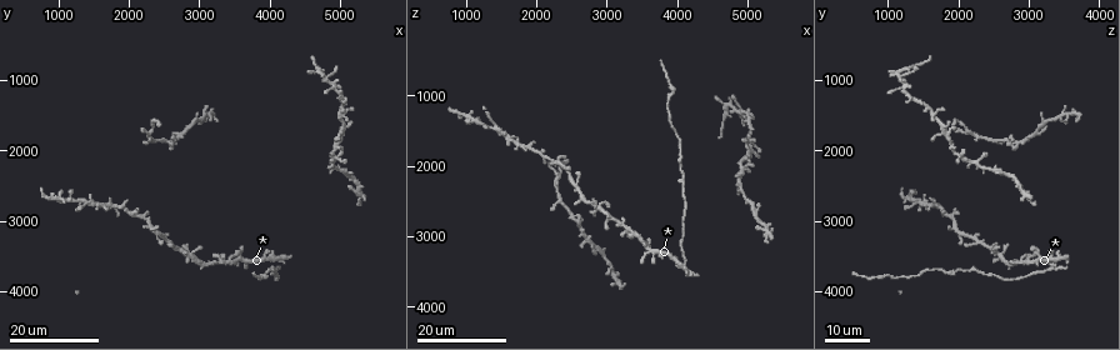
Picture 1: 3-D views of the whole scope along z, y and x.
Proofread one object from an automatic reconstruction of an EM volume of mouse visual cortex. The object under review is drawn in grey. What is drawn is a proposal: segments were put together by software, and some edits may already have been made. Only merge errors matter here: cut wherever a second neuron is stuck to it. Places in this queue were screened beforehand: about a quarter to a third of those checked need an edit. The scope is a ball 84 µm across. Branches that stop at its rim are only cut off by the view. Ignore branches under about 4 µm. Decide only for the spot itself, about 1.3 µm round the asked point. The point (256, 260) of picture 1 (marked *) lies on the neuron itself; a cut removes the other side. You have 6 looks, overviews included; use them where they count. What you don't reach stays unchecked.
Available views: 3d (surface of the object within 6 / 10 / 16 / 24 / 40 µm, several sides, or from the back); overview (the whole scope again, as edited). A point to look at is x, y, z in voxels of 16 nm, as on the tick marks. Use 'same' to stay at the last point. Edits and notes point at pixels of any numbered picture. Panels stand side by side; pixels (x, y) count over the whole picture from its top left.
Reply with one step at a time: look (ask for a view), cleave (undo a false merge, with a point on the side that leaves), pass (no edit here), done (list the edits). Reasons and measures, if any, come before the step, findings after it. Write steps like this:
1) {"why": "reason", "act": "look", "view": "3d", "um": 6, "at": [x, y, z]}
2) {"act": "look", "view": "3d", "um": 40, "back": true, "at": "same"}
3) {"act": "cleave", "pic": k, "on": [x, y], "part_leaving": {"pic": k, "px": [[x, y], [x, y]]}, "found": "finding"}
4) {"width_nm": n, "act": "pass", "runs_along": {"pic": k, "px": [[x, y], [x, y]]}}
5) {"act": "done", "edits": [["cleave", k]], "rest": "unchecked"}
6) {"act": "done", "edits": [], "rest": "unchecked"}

{"why": "two arms in line, one across", "act": "look", "view": "3d", "um": 16, "at": [2250, 1850, 2250]}

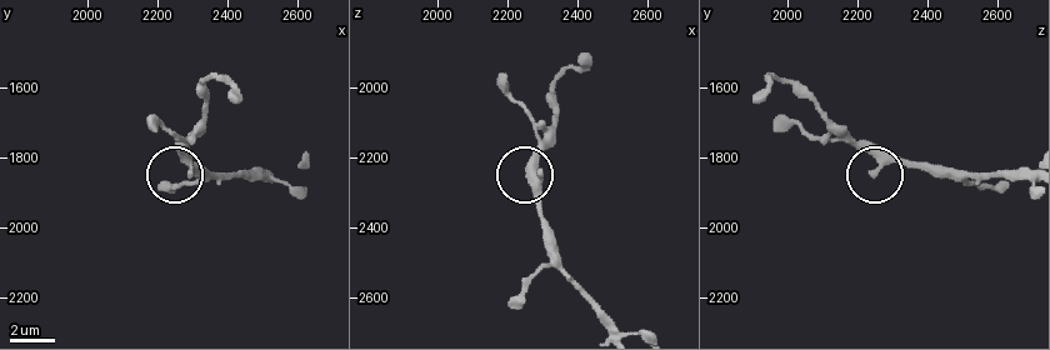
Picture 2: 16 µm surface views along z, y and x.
{"act": "look", "view": "3d", "um": 10, "at": [2280, 1800, 2290]}

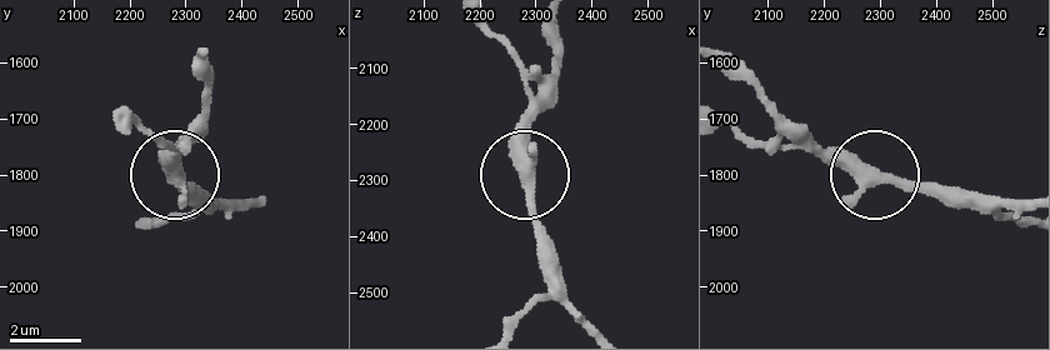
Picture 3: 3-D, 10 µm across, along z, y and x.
{"act": "look", "view": "3d", "um": 6, "at": [2280, 1800, 2290]}

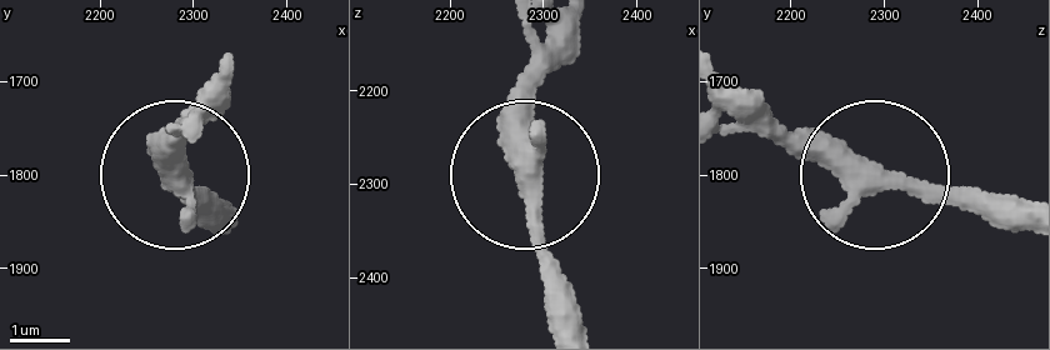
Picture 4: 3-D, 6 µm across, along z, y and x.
{"act": "pass", "found": "continuous, no second neuron"}

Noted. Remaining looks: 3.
{"why": "branch point", "act": "look", "view": "3d", "um": 16, "at": [2150, 2950, 1850]}

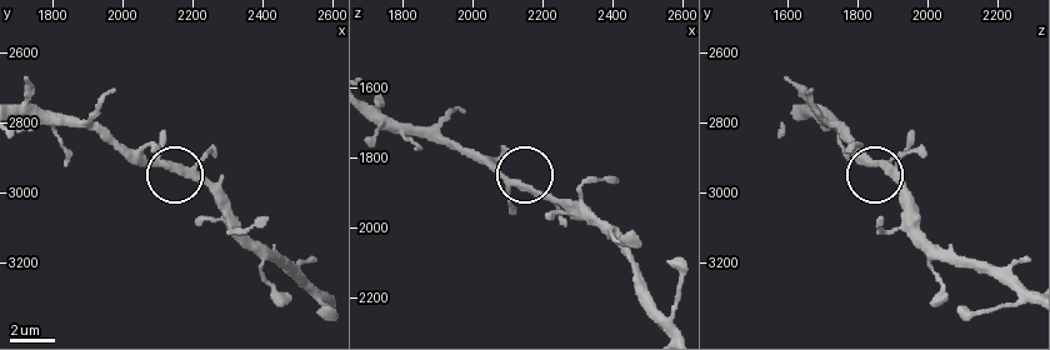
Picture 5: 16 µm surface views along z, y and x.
{"act": "look", "view": "3d", "um": 6, "at": [2090, 2910, 1870]}

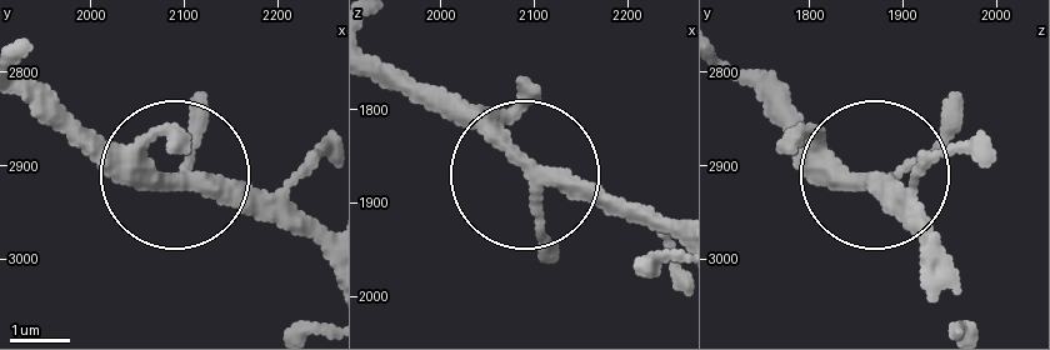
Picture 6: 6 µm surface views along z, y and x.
{"side_arm_um": 39, "act": "pass", "runs_along": {"pic": 6, "px": [[940, 253], [875, 183], [825, 169], [765, 119]]}, "found": "continuous, no second neuron"}

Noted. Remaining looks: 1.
{"act": "done", "edits": [], "rest": "unchecked"}

